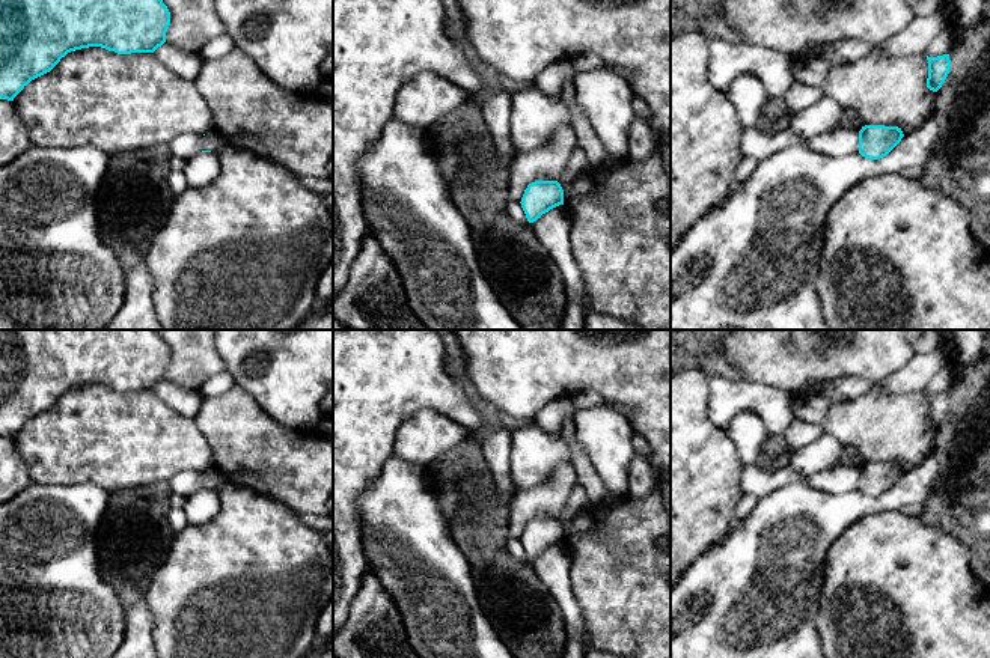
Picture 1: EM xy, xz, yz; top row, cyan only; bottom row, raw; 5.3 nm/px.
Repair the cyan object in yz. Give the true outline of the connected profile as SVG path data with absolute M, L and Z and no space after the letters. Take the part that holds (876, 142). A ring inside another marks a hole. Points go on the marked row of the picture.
M865 125L859 131L859 154L868 160L886 157L904 137L901 128Z

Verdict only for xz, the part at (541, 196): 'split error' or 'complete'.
complete

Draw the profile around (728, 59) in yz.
M708 39L708 81L726 92L735 77L752 74L761 80L770 98L784 98L793 84L790 60L770 48L741 39Z

